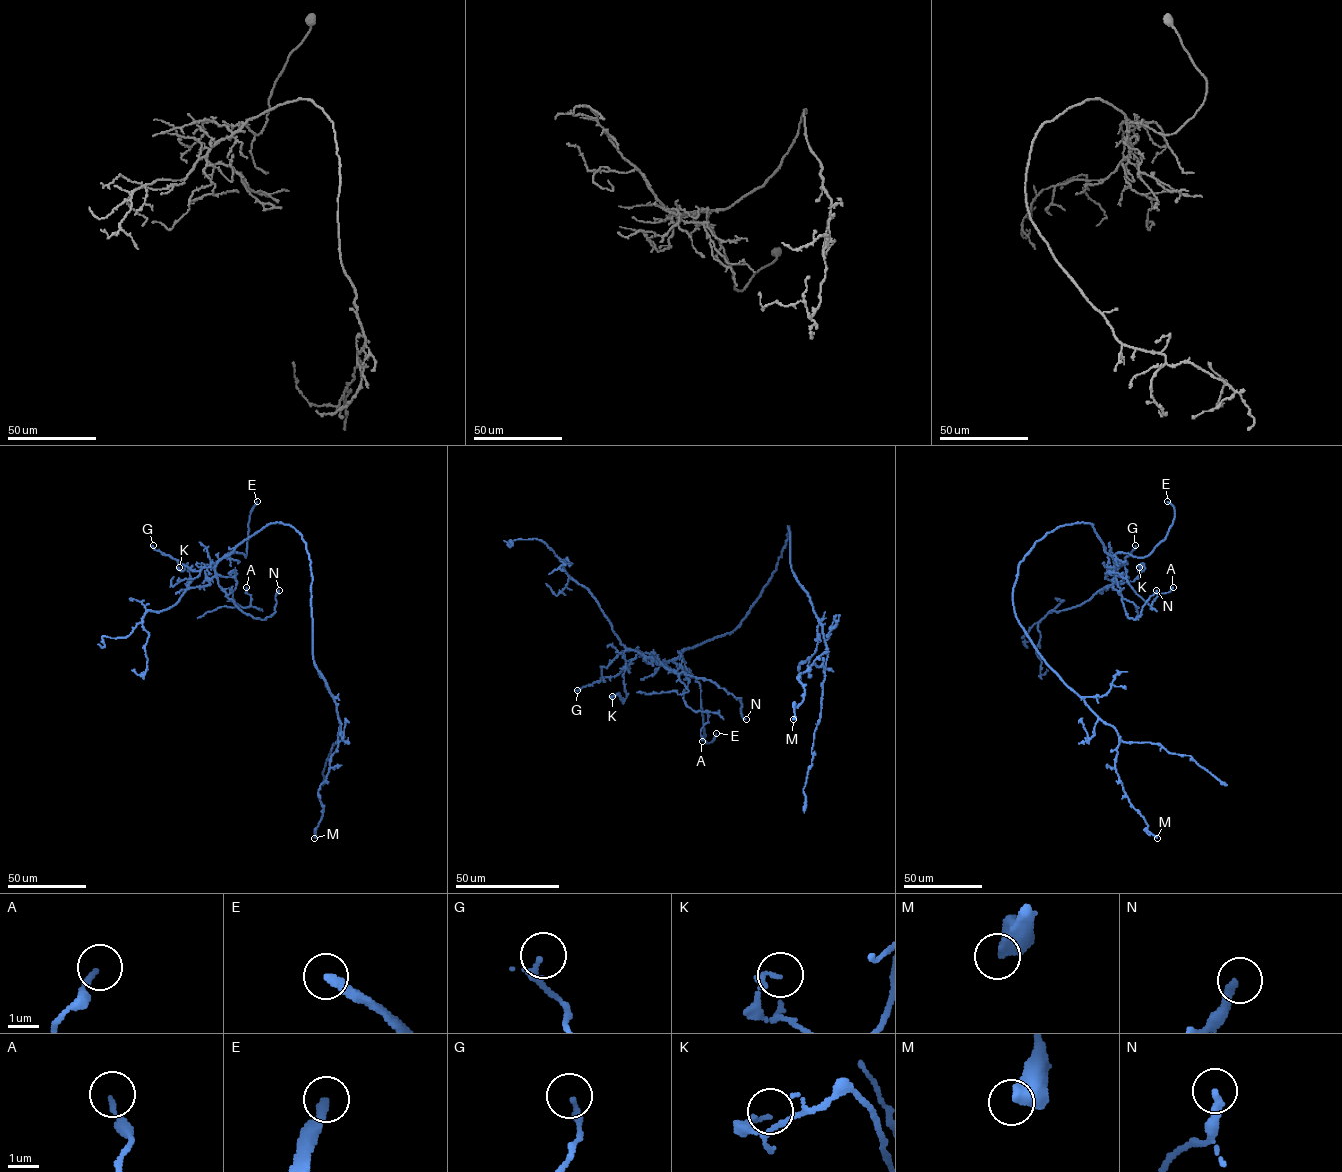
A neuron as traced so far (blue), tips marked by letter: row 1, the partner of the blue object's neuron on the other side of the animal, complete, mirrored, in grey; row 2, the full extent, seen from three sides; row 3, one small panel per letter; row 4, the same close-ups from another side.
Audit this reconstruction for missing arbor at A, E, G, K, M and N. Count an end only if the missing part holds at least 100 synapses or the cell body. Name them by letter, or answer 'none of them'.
E

